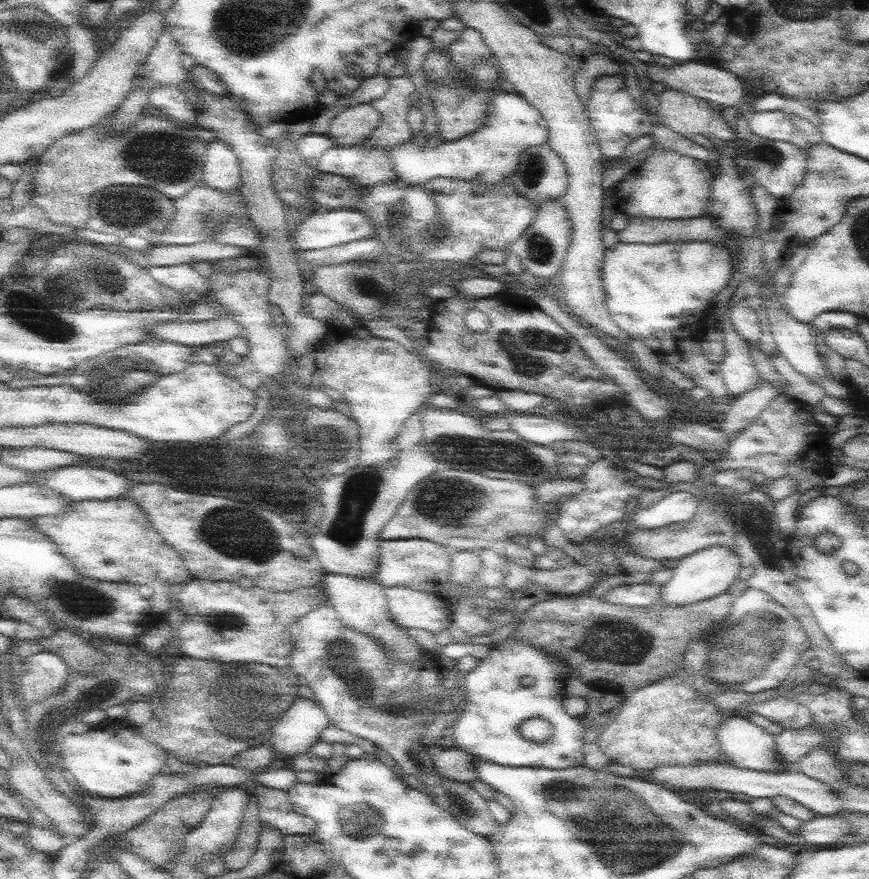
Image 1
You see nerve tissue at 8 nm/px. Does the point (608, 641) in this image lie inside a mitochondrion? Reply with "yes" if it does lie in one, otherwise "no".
yes

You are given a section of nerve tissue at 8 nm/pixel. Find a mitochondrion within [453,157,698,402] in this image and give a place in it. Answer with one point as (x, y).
(531, 350)

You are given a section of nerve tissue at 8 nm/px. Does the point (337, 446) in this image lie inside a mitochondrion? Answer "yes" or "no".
yes

